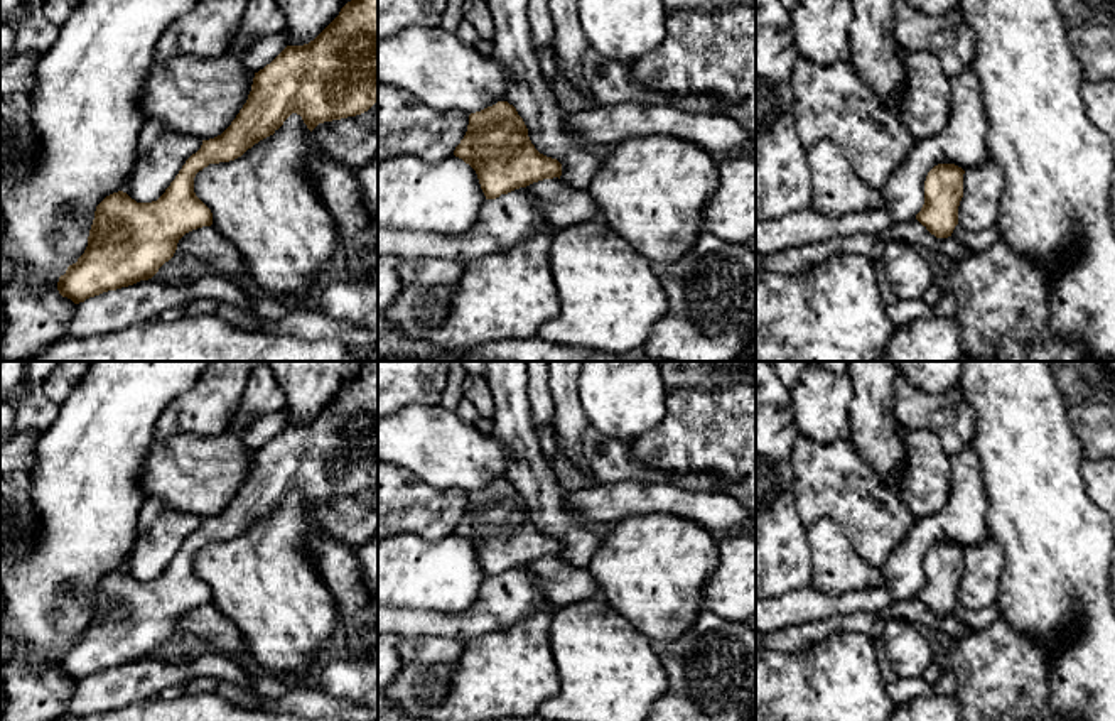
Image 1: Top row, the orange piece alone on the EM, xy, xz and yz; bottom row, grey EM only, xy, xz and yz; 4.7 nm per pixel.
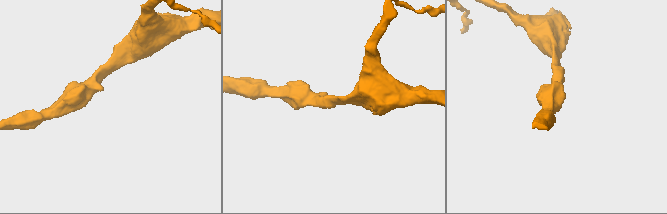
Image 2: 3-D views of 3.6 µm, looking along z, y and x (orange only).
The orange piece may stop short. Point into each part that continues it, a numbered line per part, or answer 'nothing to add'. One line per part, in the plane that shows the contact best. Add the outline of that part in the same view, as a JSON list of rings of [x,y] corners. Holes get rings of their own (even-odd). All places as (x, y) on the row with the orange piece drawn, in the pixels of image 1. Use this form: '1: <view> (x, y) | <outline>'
nothing to add

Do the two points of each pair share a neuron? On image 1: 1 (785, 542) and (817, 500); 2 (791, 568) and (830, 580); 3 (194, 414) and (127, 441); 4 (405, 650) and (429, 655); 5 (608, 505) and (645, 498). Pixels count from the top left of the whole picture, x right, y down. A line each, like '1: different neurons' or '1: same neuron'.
1: different neurons
2: different neurons
3: different neurons
4: same neuron
5: same neuron

